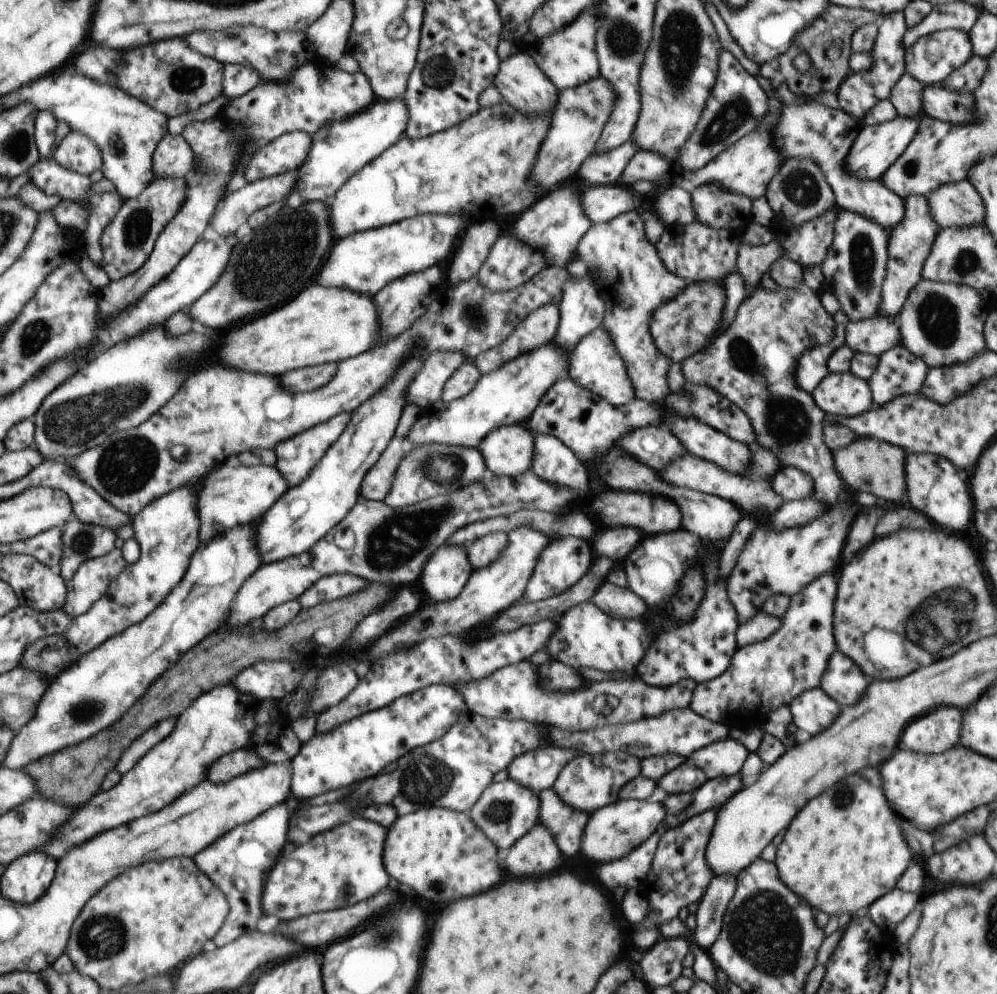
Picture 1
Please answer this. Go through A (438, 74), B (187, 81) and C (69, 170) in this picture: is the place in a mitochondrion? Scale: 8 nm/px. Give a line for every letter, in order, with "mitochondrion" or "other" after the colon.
A: mitochondrion
B: mitochondrion
C: other

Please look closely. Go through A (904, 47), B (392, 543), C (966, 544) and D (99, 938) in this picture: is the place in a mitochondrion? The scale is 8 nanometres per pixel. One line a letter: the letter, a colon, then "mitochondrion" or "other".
A: other
B: mitochondrion
C: other
D: mitochondrion

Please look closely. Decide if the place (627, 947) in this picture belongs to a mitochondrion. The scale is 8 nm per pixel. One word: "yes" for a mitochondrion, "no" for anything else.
no

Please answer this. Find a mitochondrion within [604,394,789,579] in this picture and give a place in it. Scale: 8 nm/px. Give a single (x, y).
(708, 555)

